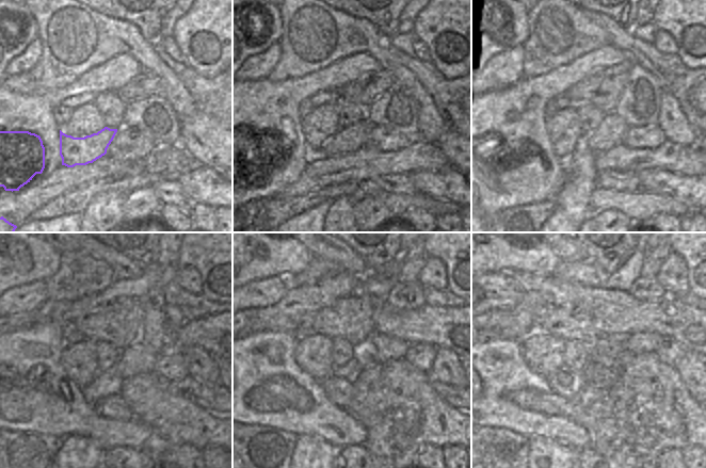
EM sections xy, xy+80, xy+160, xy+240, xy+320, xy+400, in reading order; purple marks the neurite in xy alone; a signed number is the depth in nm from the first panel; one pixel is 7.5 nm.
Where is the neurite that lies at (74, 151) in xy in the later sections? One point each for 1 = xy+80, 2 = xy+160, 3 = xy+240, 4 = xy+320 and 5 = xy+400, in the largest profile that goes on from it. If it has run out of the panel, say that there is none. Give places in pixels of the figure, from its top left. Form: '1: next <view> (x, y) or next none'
1: next xy+80 (350, 139)
2: next xy+160 (608, 134)
3: next xy+240 (137, 358)
4: next xy+320 (386, 349)
5: next xy+400 (641, 342)

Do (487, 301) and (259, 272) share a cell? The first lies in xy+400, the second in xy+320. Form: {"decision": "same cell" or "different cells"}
{"decision": "different cells"}

